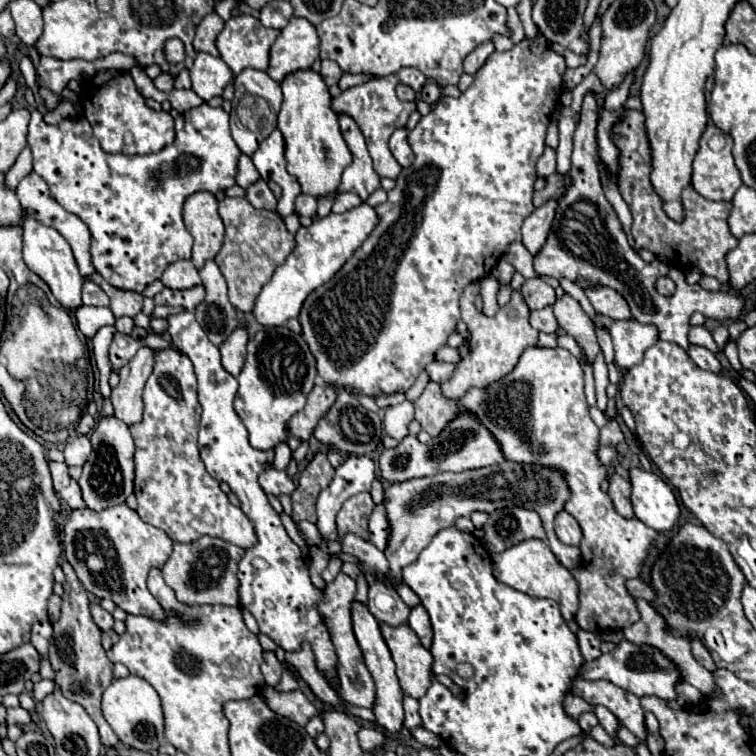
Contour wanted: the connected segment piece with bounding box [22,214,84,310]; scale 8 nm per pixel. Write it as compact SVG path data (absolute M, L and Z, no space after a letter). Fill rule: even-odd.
M26 214L22 228L24 228L24 262L26 262L26 266L50 286L54 298L64 308L68 308L68 310L80 308L84 278L80 276L80 272L76 268L76 260L72 256L72 248L68 248L68 242L54 228L48 228L48 226L36 222L30 214Z

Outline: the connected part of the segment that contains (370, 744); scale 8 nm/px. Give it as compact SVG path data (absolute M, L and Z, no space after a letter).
M361 727L358 732L359 744L363 751L372 750L384 744L384 732L372 727Z

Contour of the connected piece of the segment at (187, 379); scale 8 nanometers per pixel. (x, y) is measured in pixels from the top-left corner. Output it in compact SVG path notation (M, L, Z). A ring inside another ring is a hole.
M158 350L154 356L154 370L144 386L144 420L136 426L130 426L134 444L136 444L136 480L134 494L138 498L136 512L146 524L152 524L164 530L174 542L192 542L202 536L222 538L240 548L252 548L256 544L256 532L248 516L232 506L228 496L220 490L216 478L212 478L204 462L198 454L198 420L200 420L200 404L198 404L198 386L194 366L188 356L176 350Z

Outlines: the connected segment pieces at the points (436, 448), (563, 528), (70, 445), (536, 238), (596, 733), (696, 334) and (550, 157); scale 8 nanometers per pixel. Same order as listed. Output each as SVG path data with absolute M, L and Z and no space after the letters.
M462 414L456 420L452 420L440 436L436 436L430 444L418 442L416 436L406 436L396 448L384 450L378 456L378 470L380 478L386 482L404 482L410 478L420 476L432 476L436 472L464 472L472 468L502 464L504 456L498 446L498 442L492 438L492 434L478 422L474 414Z
M558 512L556 520L554 520L554 530L560 542L570 544L570 546L578 546L582 540L582 530L578 526L578 522L568 514L568 512Z
M76 436L66 442L64 460L68 466L84 466L90 452L92 452L92 446L90 446L88 436Z
M560 194L550 198L544 206L536 208L522 224L522 244L530 250L530 254L540 252L540 248L544 246L544 240L548 236L550 224L554 220L554 212L556 212L556 204L560 202Z
M602 726L592 728L588 734L590 734L590 736L592 736L596 742L600 742L602 746L608 746L608 748L610 748L610 746L616 746L616 744L614 744L614 738L610 738Z
M690 326L688 340L690 340L690 344L694 344L694 346L704 346L704 348L708 348L708 350L714 352L714 354L720 354L720 352L722 352L722 348L712 340L710 332L708 332L706 328L702 328L702 326Z
M548 146L544 150L544 154L540 156L540 160L538 160L538 176L546 178L548 174L554 172L554 168L556 168L556 150Z

